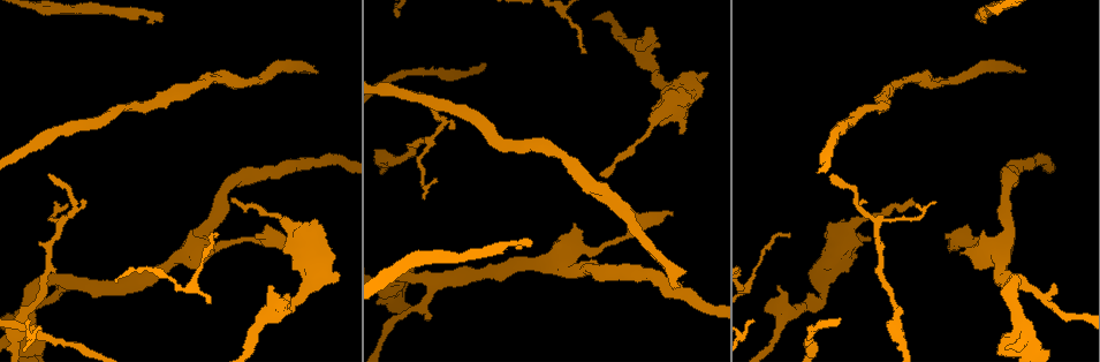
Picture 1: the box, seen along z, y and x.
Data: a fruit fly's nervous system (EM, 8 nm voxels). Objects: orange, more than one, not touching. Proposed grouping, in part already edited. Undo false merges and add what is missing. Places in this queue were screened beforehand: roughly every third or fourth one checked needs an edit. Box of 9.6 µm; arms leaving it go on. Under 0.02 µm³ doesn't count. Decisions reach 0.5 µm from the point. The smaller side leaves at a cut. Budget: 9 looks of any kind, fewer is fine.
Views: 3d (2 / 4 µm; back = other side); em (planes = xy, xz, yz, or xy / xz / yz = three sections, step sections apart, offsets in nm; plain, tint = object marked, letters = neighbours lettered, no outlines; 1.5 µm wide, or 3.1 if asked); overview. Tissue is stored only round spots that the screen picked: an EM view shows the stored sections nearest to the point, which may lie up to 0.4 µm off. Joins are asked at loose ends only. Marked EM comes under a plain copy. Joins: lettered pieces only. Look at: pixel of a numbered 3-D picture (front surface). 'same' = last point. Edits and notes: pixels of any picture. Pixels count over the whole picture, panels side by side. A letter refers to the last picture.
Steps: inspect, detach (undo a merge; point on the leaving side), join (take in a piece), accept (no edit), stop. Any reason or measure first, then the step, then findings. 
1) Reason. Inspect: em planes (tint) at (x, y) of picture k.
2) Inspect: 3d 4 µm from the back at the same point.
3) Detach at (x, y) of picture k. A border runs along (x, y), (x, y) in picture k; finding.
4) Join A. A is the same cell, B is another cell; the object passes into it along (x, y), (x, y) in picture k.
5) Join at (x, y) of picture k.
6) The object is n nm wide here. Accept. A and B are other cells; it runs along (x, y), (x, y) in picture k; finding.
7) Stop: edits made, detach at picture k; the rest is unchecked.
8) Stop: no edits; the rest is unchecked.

Thin end. Inspect: em planes (letters) at (832, 174) of picture 1.

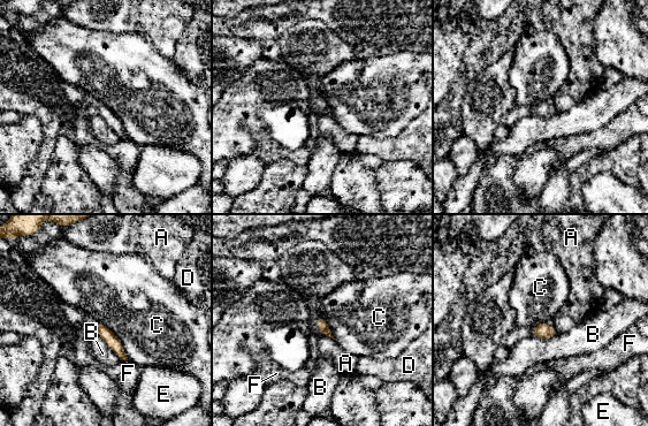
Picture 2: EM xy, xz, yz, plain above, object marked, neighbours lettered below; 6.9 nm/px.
The object is 80 nm wide here. Accept. A, B, C, D, E and F are other cells; it runs along (99, 326), (123, 357) in picture 2; no lettered piece goes on from it.

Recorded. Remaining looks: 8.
Thin end. Inspect: em planes (letters) at (425, 198) of picture 1.

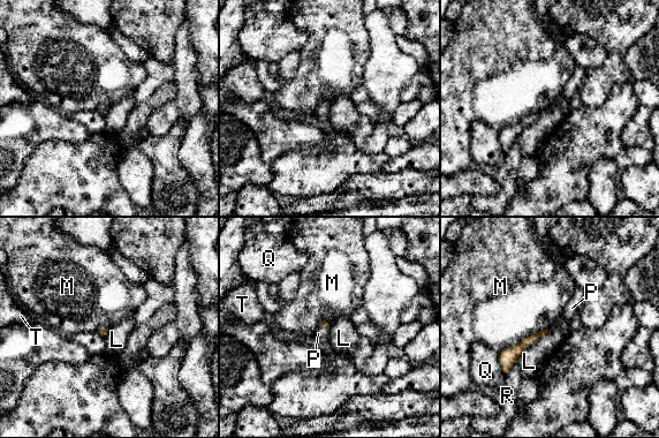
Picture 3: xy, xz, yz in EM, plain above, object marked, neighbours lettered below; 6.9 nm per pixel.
The object is 60 nm wide here. Join P. P is the same cell, L, M, Q, R and T are other cells; the object passes into it along (325, 324), (324, 327), (322, 334) in picture 3; the neuron continues.

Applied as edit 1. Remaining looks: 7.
See it whole again. Inspect: overview.

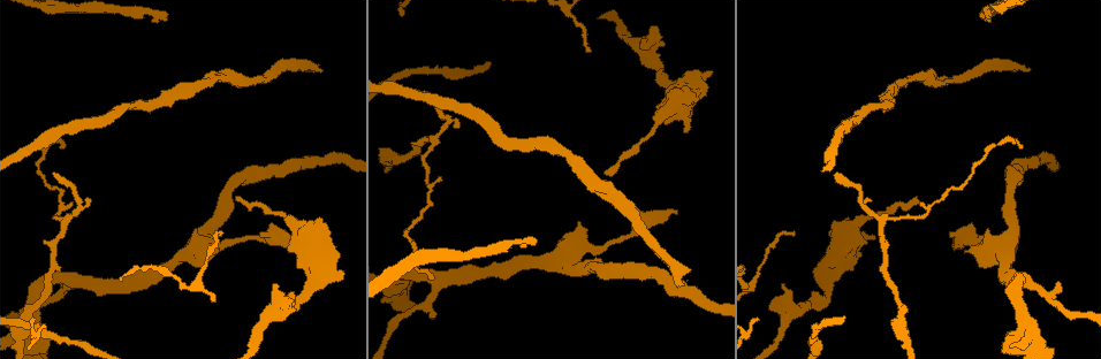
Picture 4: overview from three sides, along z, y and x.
Inspect: 3d 2 µm at (310, 68) of picture 4.

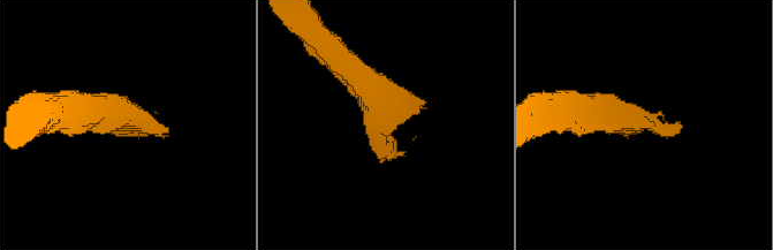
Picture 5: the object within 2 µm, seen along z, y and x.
Need the tissue. Inspect: em xz step 4 (letters) at (135, 128) of picture 5.

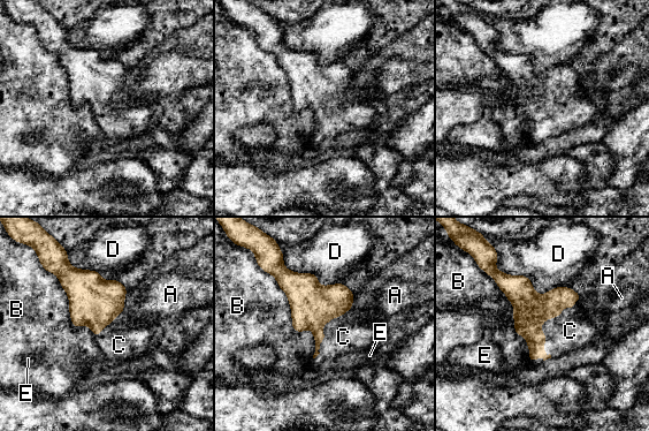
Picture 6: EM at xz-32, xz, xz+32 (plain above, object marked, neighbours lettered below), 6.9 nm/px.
Join C. C is the same cell, A, B, D and E are other cells; the neuron continues.

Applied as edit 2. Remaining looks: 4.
Abrupt turn. Inspect: em yz step 4 (letters) at (793, 311) of picture 4.

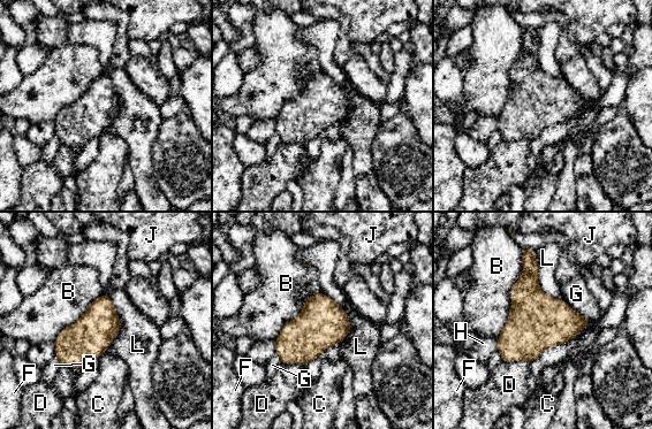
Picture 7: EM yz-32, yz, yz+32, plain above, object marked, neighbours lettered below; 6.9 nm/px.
The object is 340 nm wide here. Accept. B, C, D, F, G, H, J and L are other cells; a border runs along (502, 360), (530, 361) in picture 7; one neuron here.

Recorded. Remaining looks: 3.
Stop: edits made, join at picture 3, join at picture 6; the rest is unchecked.

